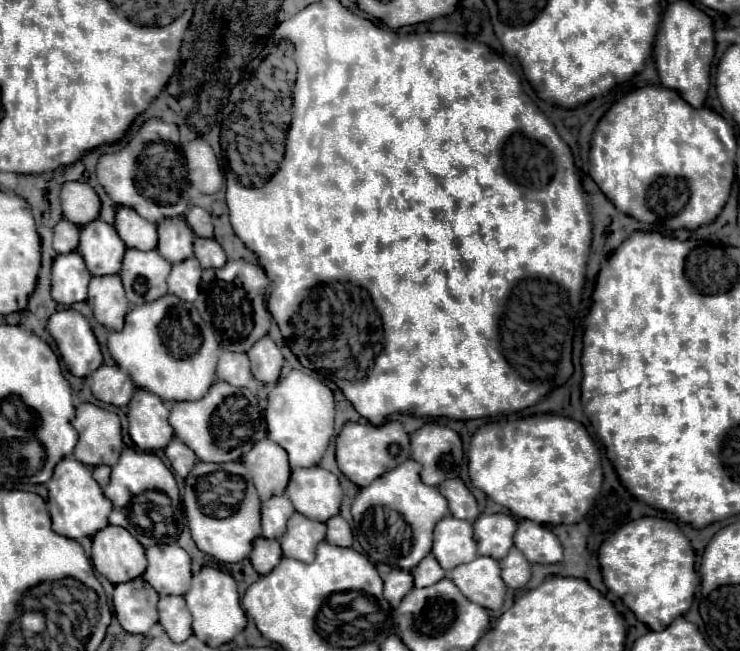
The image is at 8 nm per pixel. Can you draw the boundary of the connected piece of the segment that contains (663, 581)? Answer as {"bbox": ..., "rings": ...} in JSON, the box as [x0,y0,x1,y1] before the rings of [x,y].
{"bbox":[600,518,698,632],"rings":[[[664,518],[634,520],[624,524],[600,548],[604,584],[610,592],[622,598],[640,622],[656,632],[666,628],[666,624],[682,616],[692,606],[698,586],[694,548],[674,524],[676,522]]]}

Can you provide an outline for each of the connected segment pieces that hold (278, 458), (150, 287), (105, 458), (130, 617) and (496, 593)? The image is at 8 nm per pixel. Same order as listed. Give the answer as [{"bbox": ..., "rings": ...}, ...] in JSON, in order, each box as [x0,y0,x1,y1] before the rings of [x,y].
[{"bbox":[242,438,290,500],"rings":[[[262,438],[250,452],[246,452],[242,462],[254,478],[260,500],[284,494],[290,480],[290,466],[286,450],[282,446],[274,444],[270,438]]]},{"bbox":[122,248,172,304],"rings":[[[128,248],[122,262],[122,284],[130,304],[146,304],[166,296],[166,278],[172,264],[158,256],[158,250],[142,252]]]},{"bbox":[72,404,124,466],"rings":[[[80,404],[72,420],[78,430],[78,444],[74,448],[74,458],[88,466],[114,466],[124,448],[120,420],[114,412],[108,412],[94,404]]]},{"bbox":[114,578,158,634],"rings":[[[144,578],[118,584],[114,590],[116,618],[130,634],[146,634],[158,622],[156,604],[158,594]]]},{"bbox":[448,556,506,610],"rings":[[[480,556],[468,564],[460,564],[448,572],[448,578],[468,600],[488,610],[502,608],[506,584],[500,578],[500,566],[494,558]]]}]

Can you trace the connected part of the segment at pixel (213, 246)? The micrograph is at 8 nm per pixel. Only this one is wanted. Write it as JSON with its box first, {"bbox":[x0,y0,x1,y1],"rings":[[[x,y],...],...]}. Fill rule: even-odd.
{"bbox":[194,238,226,268],"rings":[[[196,238],[194,256],[202,264],[202,268],[222,268],[222,264],[226,264],[226,254],[214,238]]]}

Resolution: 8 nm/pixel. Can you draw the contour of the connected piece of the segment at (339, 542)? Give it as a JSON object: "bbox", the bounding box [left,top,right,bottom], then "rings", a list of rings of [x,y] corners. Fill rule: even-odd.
{"bbox":[326,516,352,546],"rings":[[[334,516],[326,522],[328,536],[326,542],[334,546],[352,546],[352,530],[342,516]]]}

